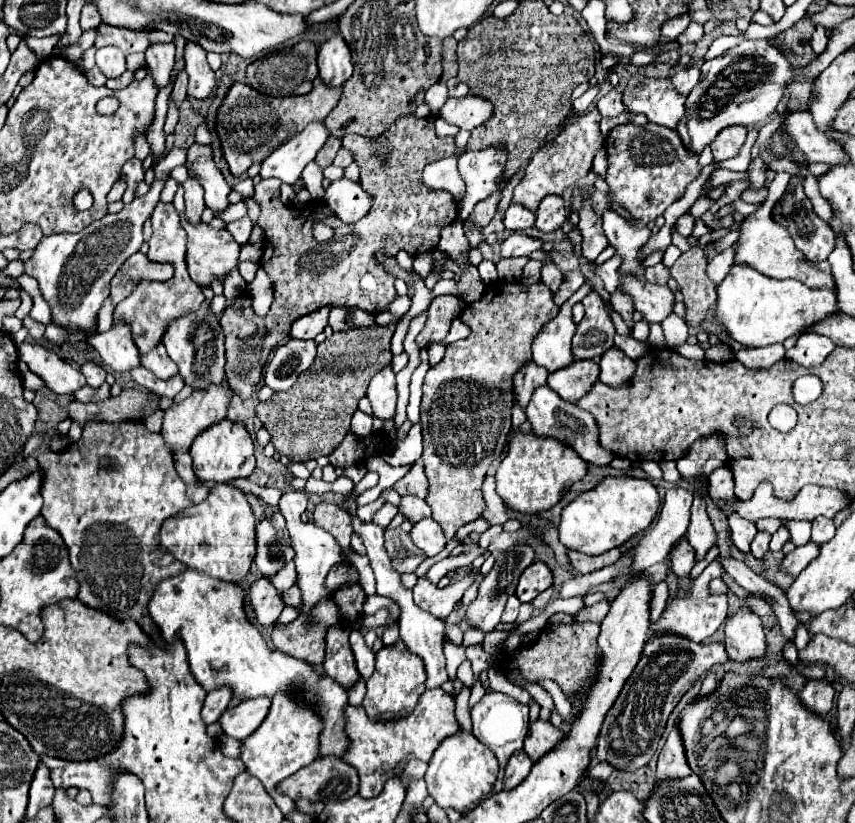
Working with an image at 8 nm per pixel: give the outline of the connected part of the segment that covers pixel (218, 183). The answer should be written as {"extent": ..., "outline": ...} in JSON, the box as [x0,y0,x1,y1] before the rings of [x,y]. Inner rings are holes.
{"extent":[188,143,230,211],"outline":[[[192,143],[188,147],[188,175],[192,179],[196,179],[206,195],[206,207],[210,207],[212,211],[216,209],[226,209],[228,205],[228,193],[230,193],[230,185],[226,183],[226,179],[222,177],[222,173],[218,171],[214,159],[212,159],[212,147],[210,145],[202,145],[202,143]]]}

